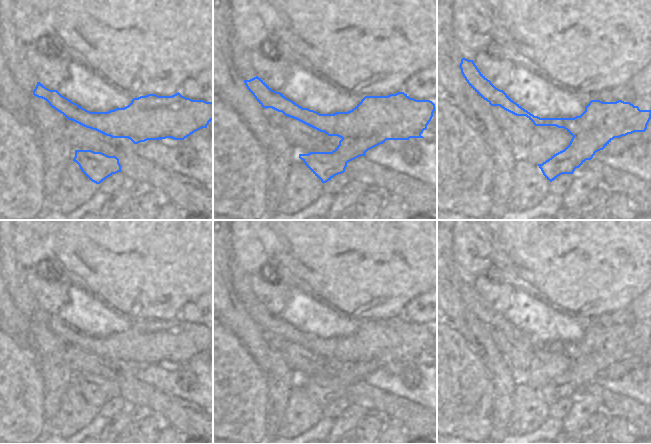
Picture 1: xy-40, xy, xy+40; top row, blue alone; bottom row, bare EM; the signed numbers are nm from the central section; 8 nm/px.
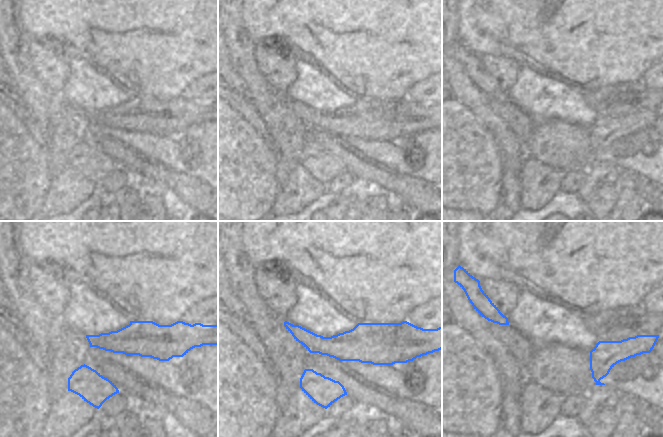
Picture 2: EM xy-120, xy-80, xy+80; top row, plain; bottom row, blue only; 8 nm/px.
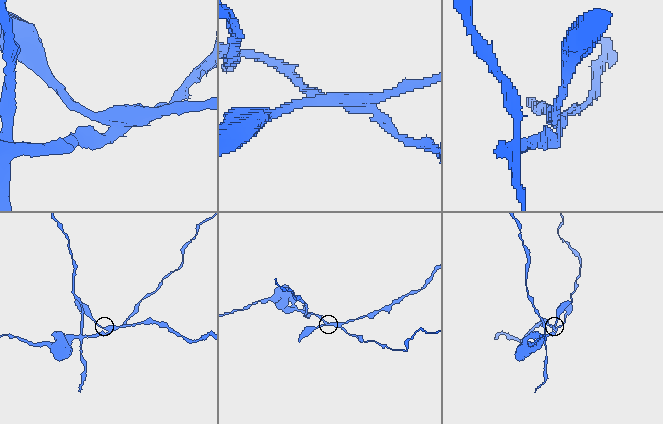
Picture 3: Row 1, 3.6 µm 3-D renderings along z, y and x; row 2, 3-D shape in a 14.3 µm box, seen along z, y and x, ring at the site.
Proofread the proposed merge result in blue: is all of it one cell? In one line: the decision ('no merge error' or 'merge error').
merge error

